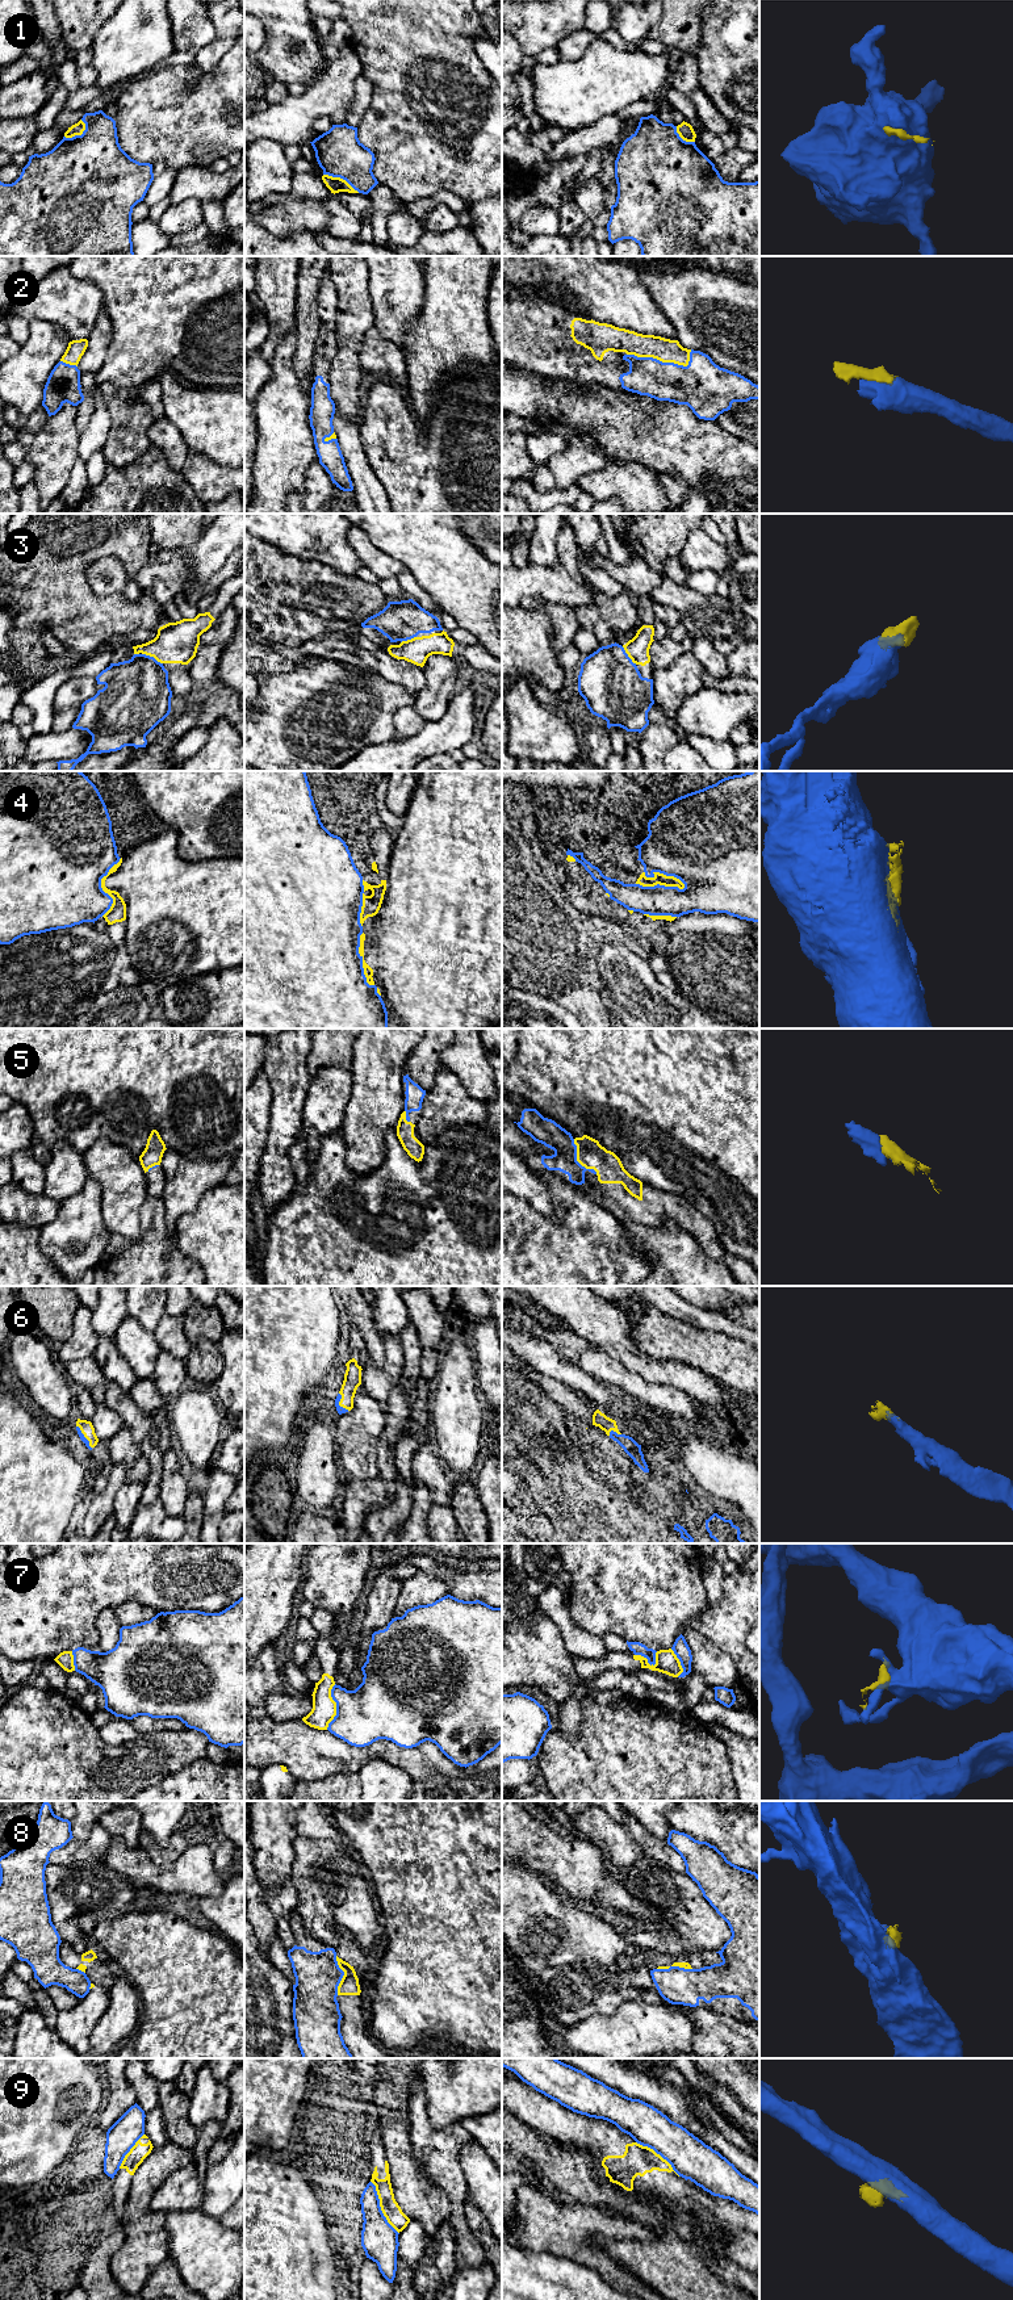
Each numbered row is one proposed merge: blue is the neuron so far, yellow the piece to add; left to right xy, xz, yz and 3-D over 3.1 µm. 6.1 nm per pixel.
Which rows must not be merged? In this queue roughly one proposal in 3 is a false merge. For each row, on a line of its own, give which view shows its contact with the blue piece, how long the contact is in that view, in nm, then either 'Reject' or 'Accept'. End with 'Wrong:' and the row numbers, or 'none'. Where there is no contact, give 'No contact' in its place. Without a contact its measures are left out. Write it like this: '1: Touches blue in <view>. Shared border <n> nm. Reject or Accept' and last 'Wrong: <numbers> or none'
1: Touches blue in xz. Shared border 260 nm. Reject
2: Touches blue in yz. Shared border 400 nm. Accept
3: Touches blue in xy. Shared border 140 nm. Accept
4: Touches blue in yz. Shared border 300 nm. Reject
5: Touches blue in yz. Shared border 260 nm. Accept
6: Touches blue in xy. Shared border 170 nm. Accept
7: Touches blue in xz. Shared border 280 nm. Reject
8: Touches blue in xz. Shared border 240 nm. Reject
9: Touches blue in xz. Shared border 360 nm. Reject
Wrong: 1, 4, 7, 8, 9

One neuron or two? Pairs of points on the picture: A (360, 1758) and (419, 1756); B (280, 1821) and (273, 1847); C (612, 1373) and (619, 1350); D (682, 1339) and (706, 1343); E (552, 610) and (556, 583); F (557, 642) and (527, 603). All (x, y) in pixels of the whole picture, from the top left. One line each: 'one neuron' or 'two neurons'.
A: one neuron
B: one neuron
C: two neurons
D: one neuron
E: two neurons
F: one neuron

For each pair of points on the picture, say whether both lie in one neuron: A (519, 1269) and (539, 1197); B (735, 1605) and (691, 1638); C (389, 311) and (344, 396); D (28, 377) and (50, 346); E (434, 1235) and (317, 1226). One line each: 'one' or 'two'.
A: two
B: two
C: two
D: one
E: one

